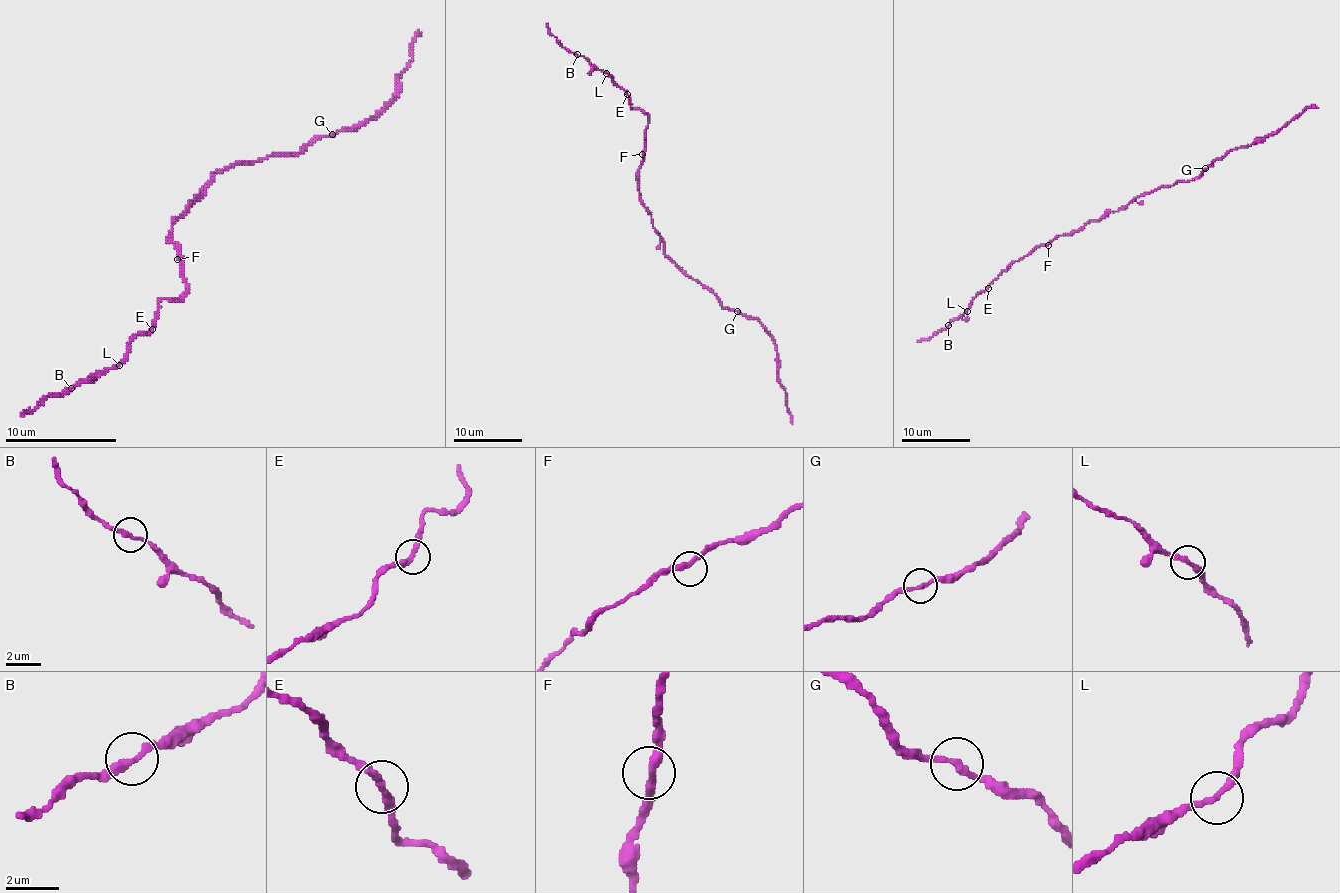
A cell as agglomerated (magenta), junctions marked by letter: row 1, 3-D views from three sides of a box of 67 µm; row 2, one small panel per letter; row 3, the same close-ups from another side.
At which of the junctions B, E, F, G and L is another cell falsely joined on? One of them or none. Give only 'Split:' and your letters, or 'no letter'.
Split: no letter

